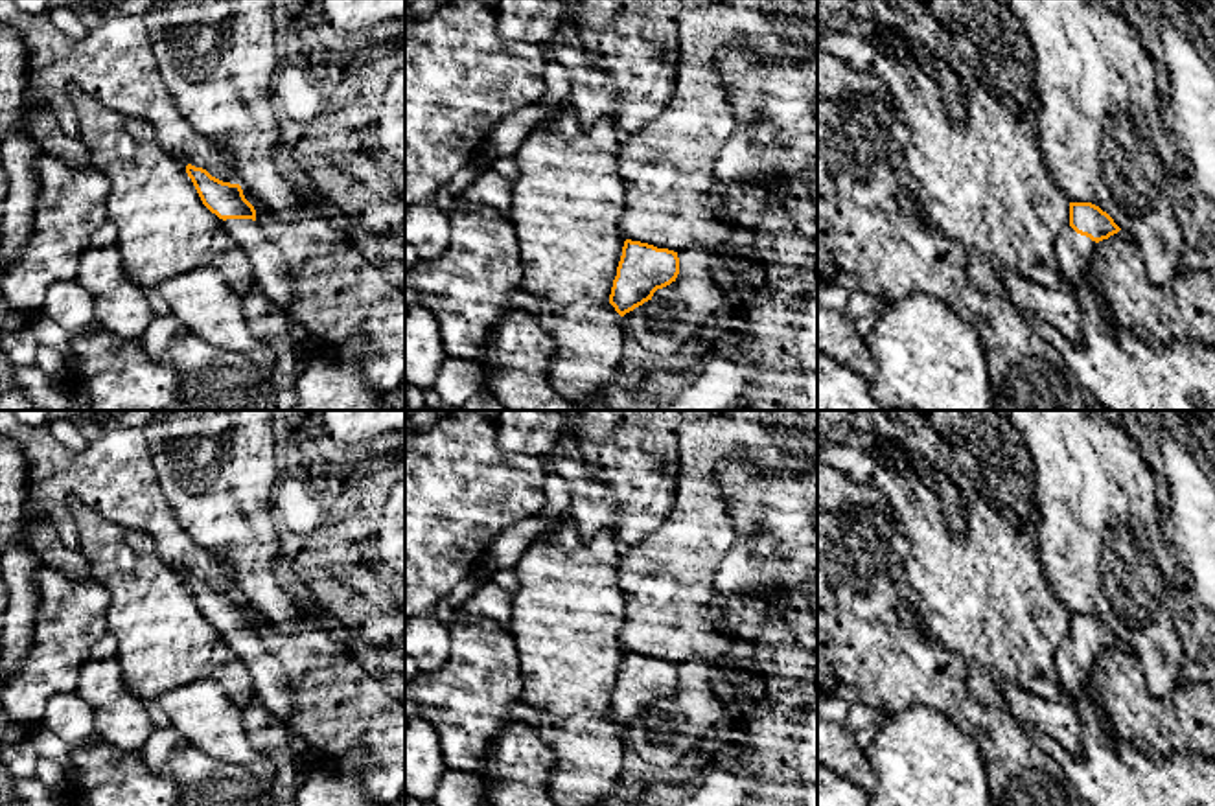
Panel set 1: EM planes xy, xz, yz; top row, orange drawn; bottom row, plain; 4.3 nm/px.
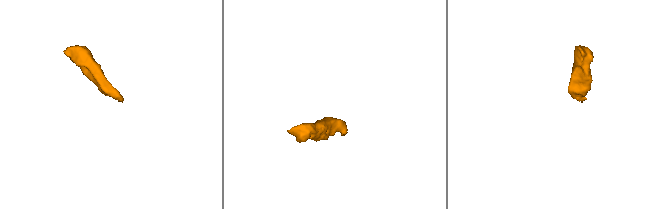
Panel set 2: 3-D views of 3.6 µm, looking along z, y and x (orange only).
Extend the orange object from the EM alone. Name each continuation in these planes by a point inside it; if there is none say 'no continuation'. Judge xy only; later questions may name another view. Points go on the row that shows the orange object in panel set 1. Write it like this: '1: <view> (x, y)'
1: xy (273, 276)

